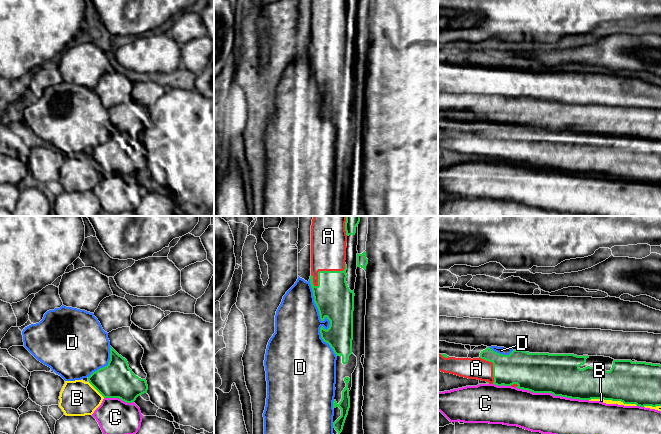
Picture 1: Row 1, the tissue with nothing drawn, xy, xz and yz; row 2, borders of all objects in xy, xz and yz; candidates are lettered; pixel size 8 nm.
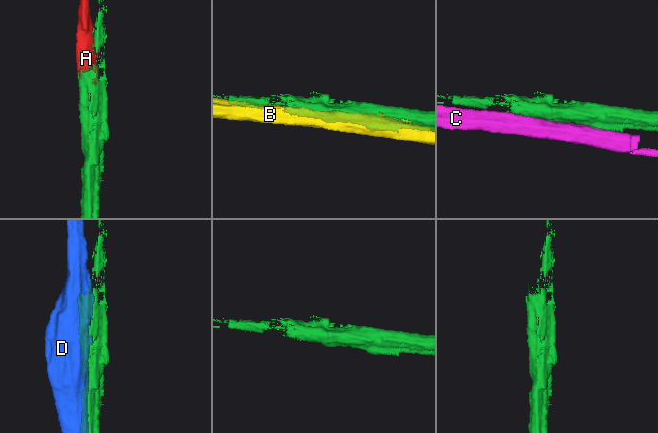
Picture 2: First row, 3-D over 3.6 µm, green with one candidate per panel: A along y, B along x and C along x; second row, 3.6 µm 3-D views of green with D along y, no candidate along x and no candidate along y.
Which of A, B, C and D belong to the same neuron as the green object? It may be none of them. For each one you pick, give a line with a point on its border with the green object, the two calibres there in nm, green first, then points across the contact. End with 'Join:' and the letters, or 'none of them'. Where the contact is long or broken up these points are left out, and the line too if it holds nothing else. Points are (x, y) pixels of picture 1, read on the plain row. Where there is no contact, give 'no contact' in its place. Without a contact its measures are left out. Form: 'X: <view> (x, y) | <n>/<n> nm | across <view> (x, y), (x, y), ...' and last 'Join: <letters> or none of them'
A: xz (325, 47) | 300/280 nm
Join: A

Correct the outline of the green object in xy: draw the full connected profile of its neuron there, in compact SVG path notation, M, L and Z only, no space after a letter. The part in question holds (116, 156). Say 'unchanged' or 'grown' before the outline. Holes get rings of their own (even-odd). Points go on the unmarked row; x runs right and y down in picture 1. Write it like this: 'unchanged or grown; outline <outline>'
grown; outline M130 103L112 106L108 109L108 115L111 122L108 141L93 148L88 157L104 174L119 174L126 179L132 179L148 166L145 156L147 150L141 141L144 125L134 115Z

